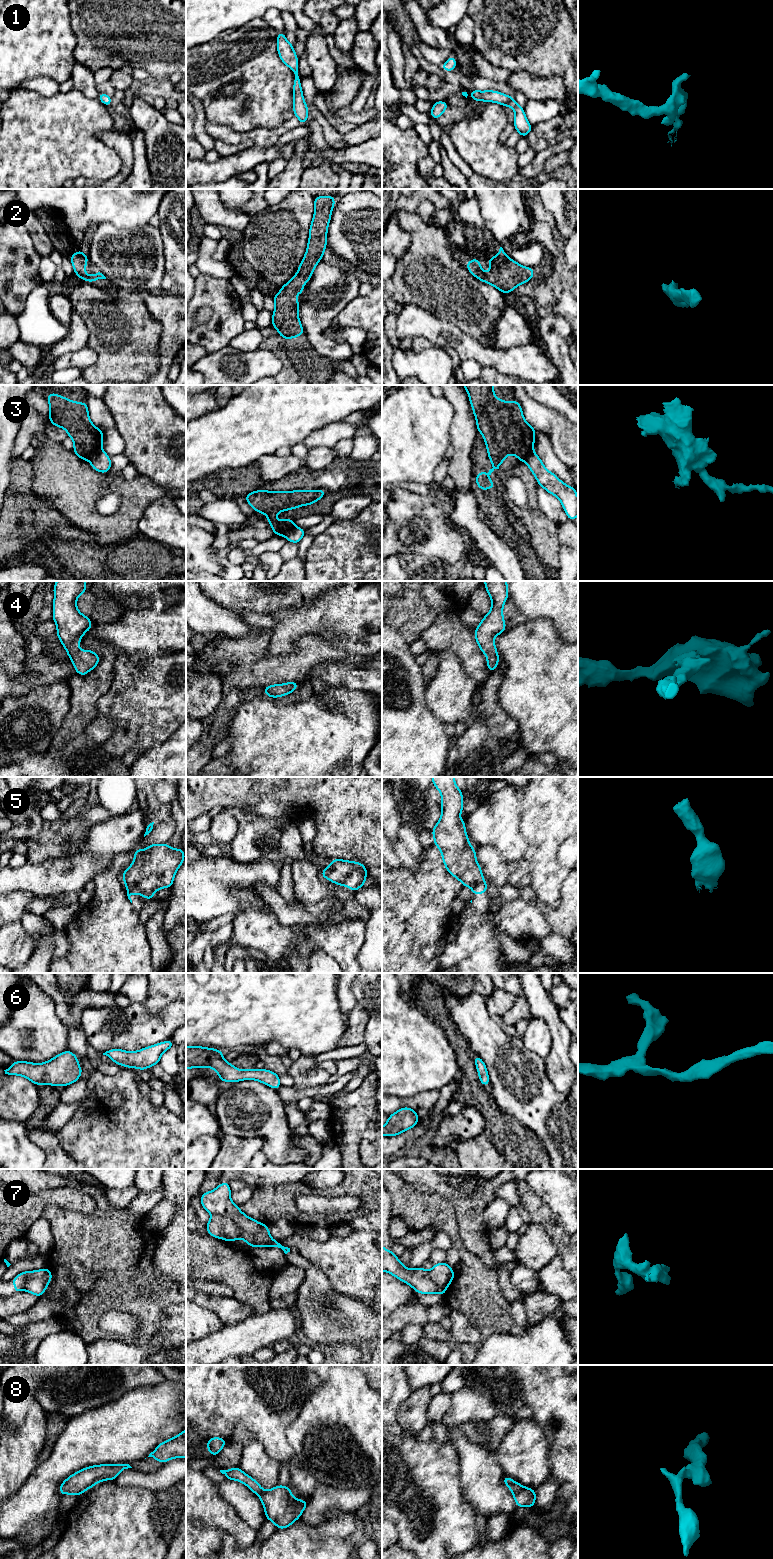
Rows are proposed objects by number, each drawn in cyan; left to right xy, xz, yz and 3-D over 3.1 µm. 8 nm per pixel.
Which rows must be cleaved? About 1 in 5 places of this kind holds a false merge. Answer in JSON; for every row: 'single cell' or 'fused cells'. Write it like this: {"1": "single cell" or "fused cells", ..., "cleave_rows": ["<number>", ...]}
{"1": "single cell", "2": "single cell", "3": "fused cells", "4": "single cell", "5": "single cell", "6": "single cell", "7": "fused cells", "8": "single cell", "cleave_rows": ["3", "7"]}

